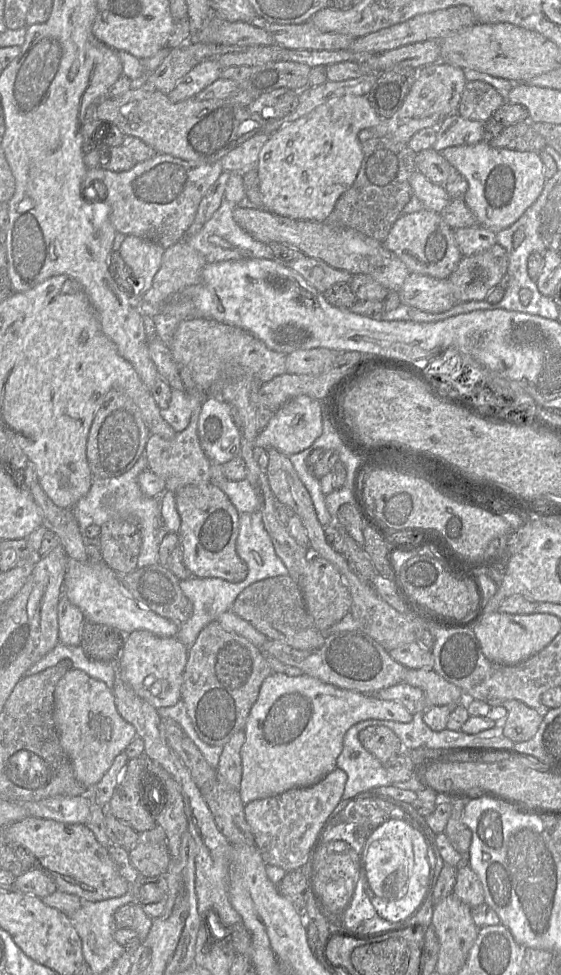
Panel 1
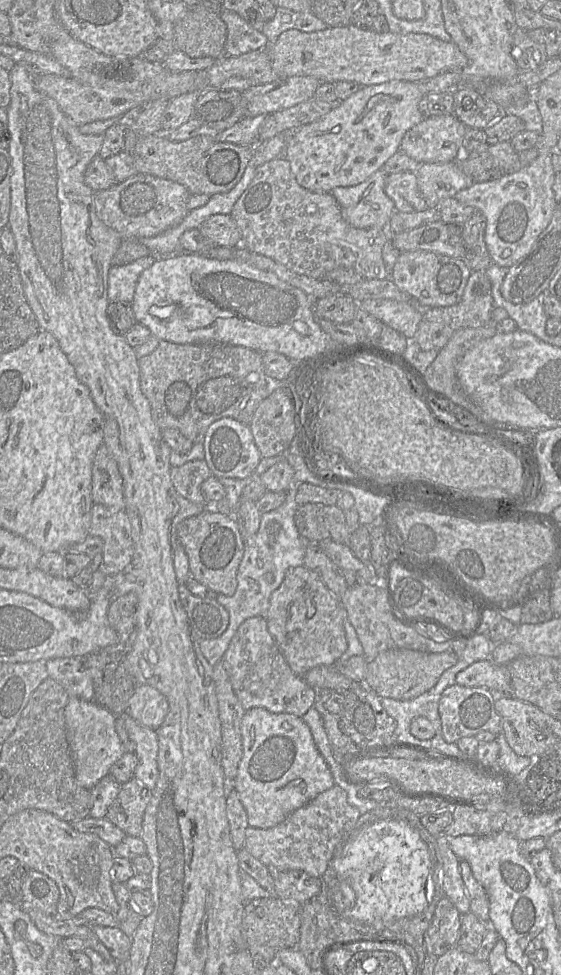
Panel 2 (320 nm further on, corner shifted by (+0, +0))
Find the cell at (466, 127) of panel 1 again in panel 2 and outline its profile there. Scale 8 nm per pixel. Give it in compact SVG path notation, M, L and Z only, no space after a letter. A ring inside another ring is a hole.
M459 162L422 163L414 172L420 195L428 208L437 208L445 199L470 187L472 181L459 168Z

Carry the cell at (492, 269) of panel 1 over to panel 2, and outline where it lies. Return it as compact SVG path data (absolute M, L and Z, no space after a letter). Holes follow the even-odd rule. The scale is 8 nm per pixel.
M471 271L463 296L457 304L423 309L422 319L414 338L424 351L440 350L456 331L480 327L488 322L492 318L493 308L491 283L486 271Z

